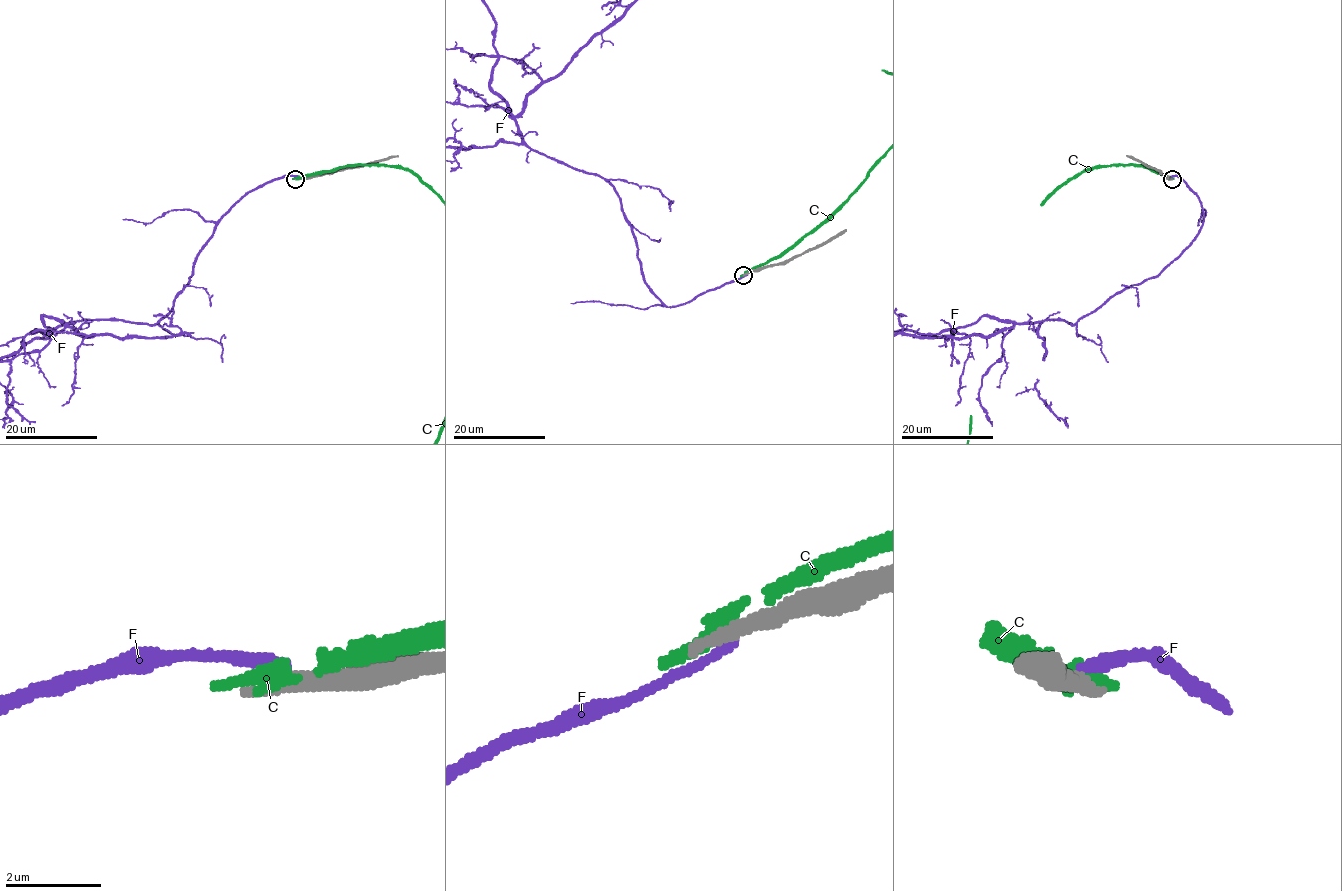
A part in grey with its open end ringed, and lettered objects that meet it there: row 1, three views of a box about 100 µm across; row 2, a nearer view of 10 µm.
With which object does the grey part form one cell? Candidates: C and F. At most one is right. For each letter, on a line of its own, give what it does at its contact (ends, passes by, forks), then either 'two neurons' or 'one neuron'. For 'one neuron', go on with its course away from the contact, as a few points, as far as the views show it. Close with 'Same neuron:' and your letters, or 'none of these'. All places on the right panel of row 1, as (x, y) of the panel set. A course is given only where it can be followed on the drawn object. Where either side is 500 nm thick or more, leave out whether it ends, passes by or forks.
C: it passes by | two neurons
F: it ends | two neurons
Same neuron: none of these

